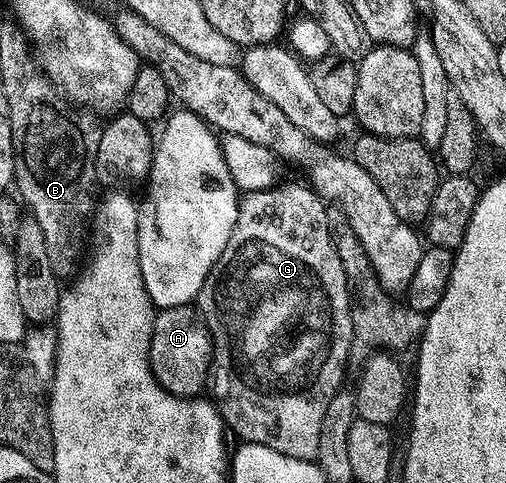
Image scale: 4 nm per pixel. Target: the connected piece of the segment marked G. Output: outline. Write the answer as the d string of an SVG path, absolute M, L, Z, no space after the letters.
M277 183L269 189L244 193L240 197L238 219L234 223L234 231L230 231L230 239L218 255L210 275L206 275L206 283L202 283L200 294L195 304L198 312L208 327L212 337L212 364L210 369L210 393L215 398L214 404L220 410L220 418L225 426L232 429L241 438L241 442L250 445L261 445L278 451L281 457L311 461L318 455L318 435L322 431L322 419L326 415L326 406L336 393L341 392L344 381L344 364L348 361L348 352L353 352L352 339L352 303L346 271L342 267L342 259L338 259L338 251L332 242L332 229L328 226L328 210L319 193L307 184L283 185Z

